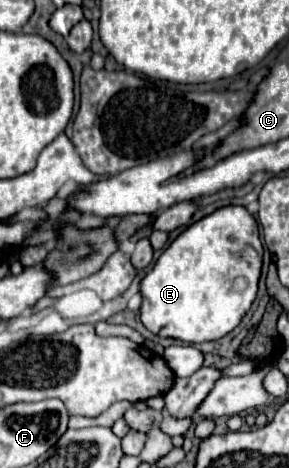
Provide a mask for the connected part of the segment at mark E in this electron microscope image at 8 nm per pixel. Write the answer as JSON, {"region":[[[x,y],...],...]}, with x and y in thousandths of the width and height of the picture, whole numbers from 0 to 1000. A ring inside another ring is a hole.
{"region":[[[837,438],[761,442],[740,455],[664,476],[644,494],[630,494],[588,519],[588,528],[567,532],[567,541],[547,549],[526,579],[505,583],[505,592],[484,605],[491,690],[505,694],[512,707],[526,707],[554,720],[595,720],[595,724],[623,724],[637,733],[706,733],[706,729],[761,724],[761,720],[789,716],[865,660],[865,652],[886,635],[900,575],[907,575],[907,519],[893,506],[886,468]],[[830,588],[858,596],[858,618],[837,626],[810,626],[803,600]]]}

